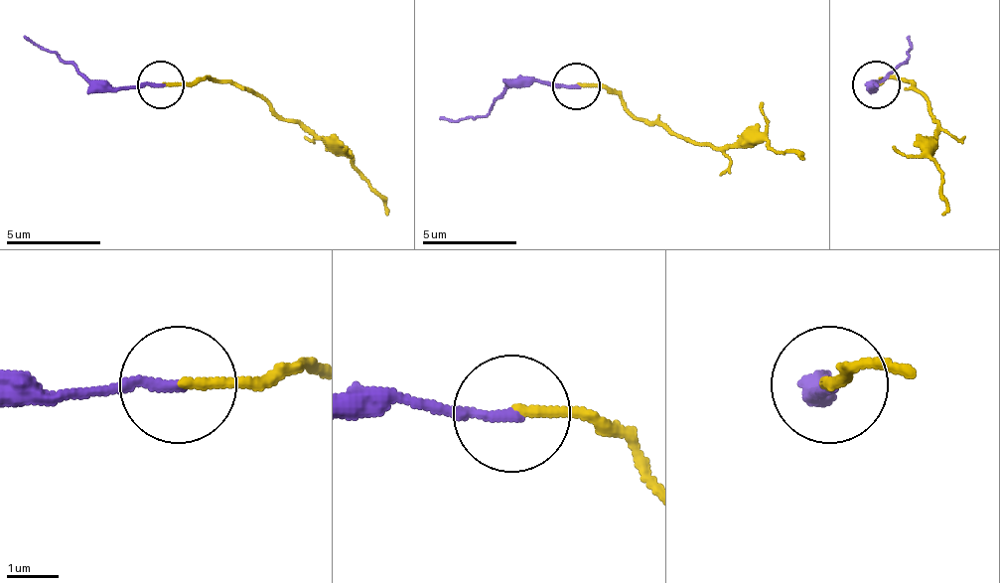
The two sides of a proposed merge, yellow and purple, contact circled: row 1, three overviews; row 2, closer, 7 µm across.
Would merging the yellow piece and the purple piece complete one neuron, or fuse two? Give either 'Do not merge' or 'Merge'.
Do not merge

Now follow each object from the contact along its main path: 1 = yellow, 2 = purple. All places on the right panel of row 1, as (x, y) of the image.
1: (872, 83), (906, 78), (933, 116), (938, 135), (933, 159), (947, 206), (942, 216)
2: (877, 83), (906, 60), (906, 36)

